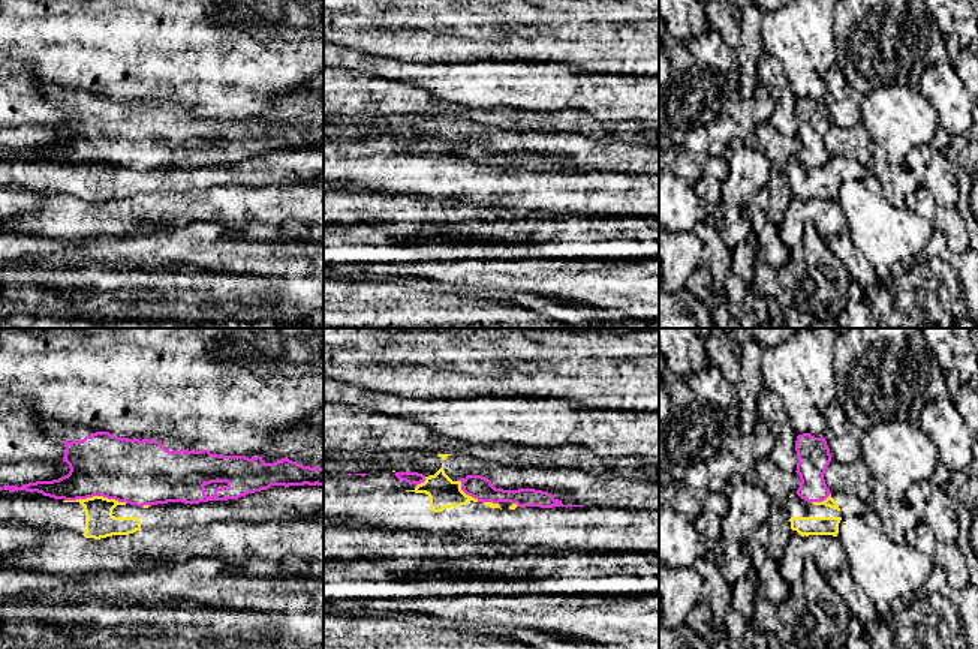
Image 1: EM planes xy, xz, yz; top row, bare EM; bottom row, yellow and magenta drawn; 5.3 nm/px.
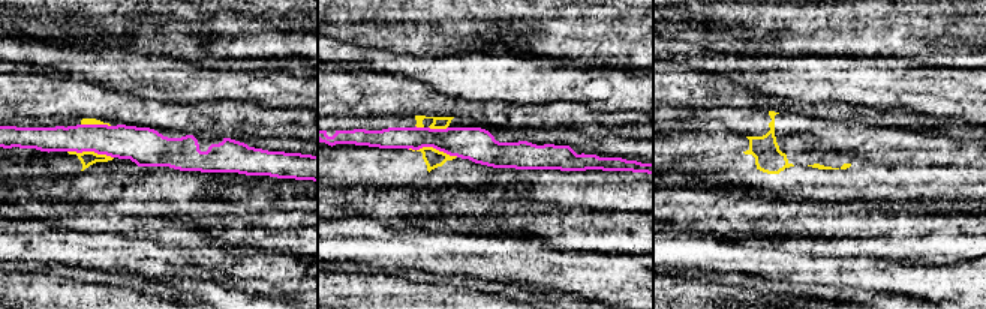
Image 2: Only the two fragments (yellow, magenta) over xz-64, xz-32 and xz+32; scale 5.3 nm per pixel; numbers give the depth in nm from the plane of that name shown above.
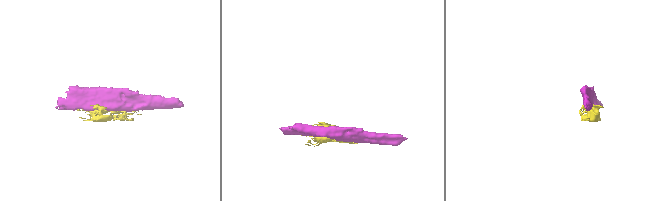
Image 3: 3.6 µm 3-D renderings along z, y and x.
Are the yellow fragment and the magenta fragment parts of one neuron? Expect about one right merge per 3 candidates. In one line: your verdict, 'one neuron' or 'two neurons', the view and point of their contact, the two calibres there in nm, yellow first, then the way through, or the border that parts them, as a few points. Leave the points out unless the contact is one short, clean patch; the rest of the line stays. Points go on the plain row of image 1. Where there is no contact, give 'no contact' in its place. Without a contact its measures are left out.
two neurons | xy (96, 161) | 160/340 nm

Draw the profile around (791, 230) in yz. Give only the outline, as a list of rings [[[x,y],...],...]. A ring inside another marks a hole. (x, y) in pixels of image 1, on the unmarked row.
[[[792,195],[785,219],[779,225],[779,235],[789,249],[803,244],[803,231],[807,220],[815,225],[825,240],[846,229],[846,220],[837,201],[809,199],[804,204]]]

